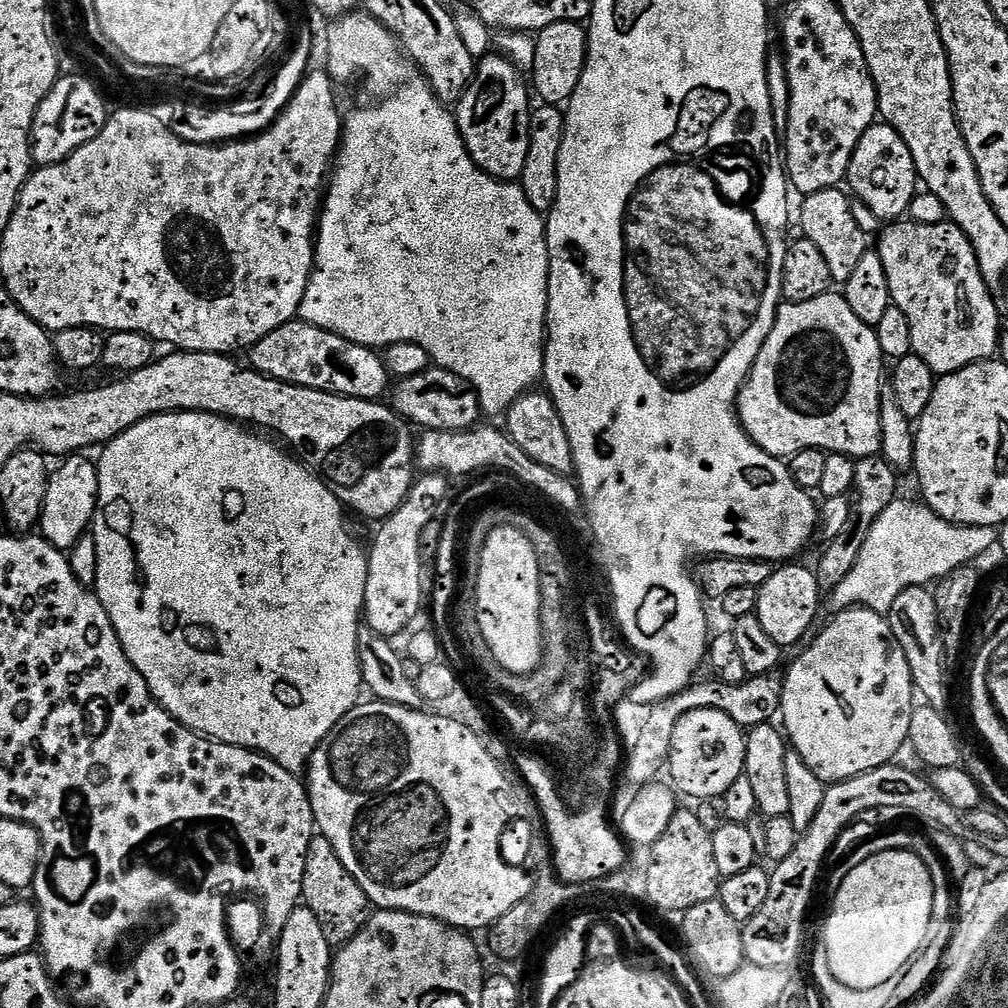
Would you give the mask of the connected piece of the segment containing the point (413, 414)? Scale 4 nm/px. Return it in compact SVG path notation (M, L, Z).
M435 366L422 374L414 374L410 378L400 380L391 389L390 404L409 424L429 432L468 431L475 427L481 421L480 416L482 417L476 388L460 375Z

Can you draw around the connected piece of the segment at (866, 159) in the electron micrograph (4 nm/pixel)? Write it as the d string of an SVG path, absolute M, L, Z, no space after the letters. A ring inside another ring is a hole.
M883 122L869 126L850 158L846 184L851 195L866 202L882 222L896 222L907 217L904 215L916 196L918 177L914 158L910 158L910 146L902 142L898 130Z

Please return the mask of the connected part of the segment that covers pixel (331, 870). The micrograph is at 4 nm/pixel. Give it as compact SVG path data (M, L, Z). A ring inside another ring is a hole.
M322 835L312 837L312 845L306 858L306 870L302 878L302 900L322 922L322 930L328 936L333 946L343 946L363 930L370 919L370 905L368 896L358 886L358 882L342 866L334 846ZM369 911L369 912L368 912Z

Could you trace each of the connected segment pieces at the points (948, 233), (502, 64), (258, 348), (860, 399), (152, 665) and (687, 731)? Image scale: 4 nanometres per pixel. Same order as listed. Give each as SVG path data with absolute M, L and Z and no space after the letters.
M908 222L893 223L891 226L885 227L883 231L879 233L878 241L880 240L880 245L878 245L878 251L880 257L882 258L882 266L886 266L886 282L890 282L890 294L892 295L893 305L900 308L902 310L902 314L906 314L906 318L910 322L913 353L918 358L922 358L922 362L926 362L926 366L930 366L930 370L933 374L939 374L940 376L948 376L952 372L962 370L966 366L977 364L980 360L993 359L993 357L997 355L1000 347L1000 337L1002 335L1000 323L1002 323L1002 317L1000 315L1000 311L996 309L996 303L992 301L992 295L986 286L986 282L982 278L980 267L978 266L978 258L970 246L970 242L966 238L966 234L962 234L962 230L957 228L956 225L951 222L945 222L945 224L904 223Z
M489 54L477 63L475 76L455 105L456 125L470 158L496 180L516 182L522 170L526 170L526 154L530 154L530 118L534 111L531 99L525 73L507 56Z
M299 318L266 334L266 338L252 345L250 355L251 367L262 375L319 392L380 402L389 395L394 384L394 377L377 349L358 346L358 342L350 342Z
M830 290L818 298L810 298L810 302L798 302L797 304L781 303L776 310L776 321L750 370L748 379L744 381L743 388L740 389L740 395L735 401L736 410L740 418L740 424L744 427L744 432L749 438L756 443L761 450L771 456L781 458L791 458L802 450L819 448L825 454L836 453L846 455L851 458L864 456L874 456L880 452L880 443L882 442L882 418L880 417L880 394L882 385L886 380L886 357L878 346L876 329L871 324L862 322L854 310L850 310L850 302L836 290Z
M161 412L159 416L151 416L130 426L130 430L103 445L101 452L104 453L96 464L97 513L90 529L98 546L98 574L94 591L118 634L124 653L138 674L146 678L153 698L178 723L198 730L205 738L263 752L278 762L278 766L290 770L290 774L303 777L316 747L331 737L340 727L344 715L362 700L360 634L369 553L348 529L348 520L344 517L345 505L340 503L323 479L305 467L295 455L287 456L278 445L255 434L260 435L237 421L225 420L223 416L209 412Z
M692 709L674 726L666 768L669 773L672 771L671 783L681 797L712 800L726 795L739 780L741 783L745 762L745 729L722 710Z

